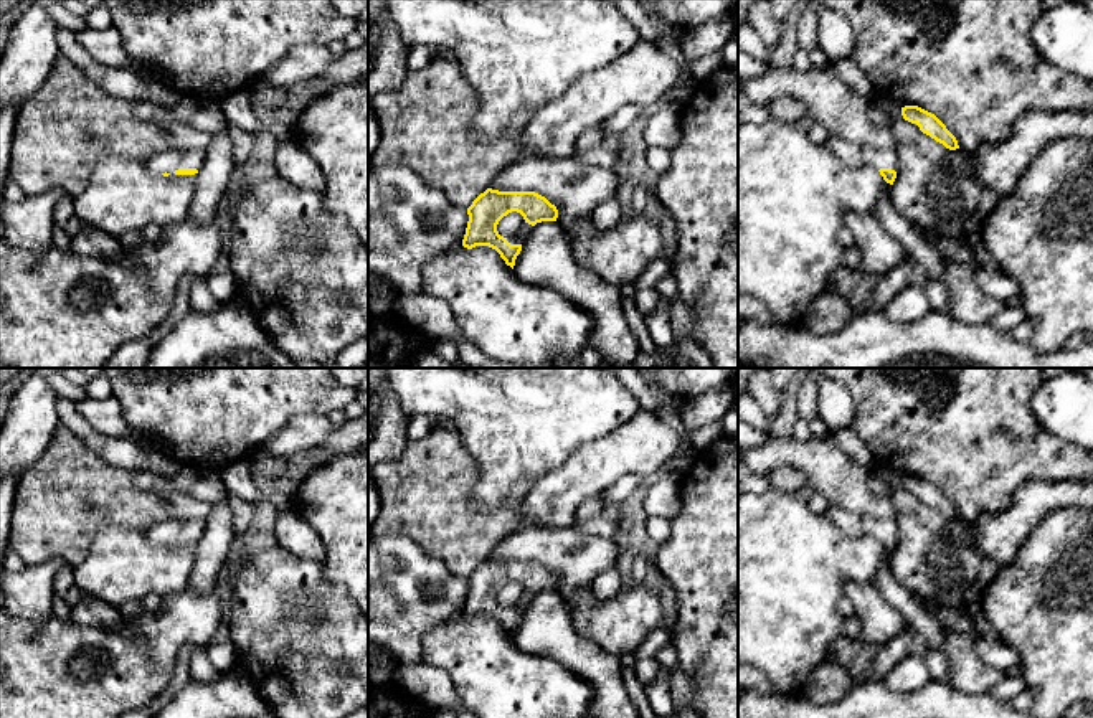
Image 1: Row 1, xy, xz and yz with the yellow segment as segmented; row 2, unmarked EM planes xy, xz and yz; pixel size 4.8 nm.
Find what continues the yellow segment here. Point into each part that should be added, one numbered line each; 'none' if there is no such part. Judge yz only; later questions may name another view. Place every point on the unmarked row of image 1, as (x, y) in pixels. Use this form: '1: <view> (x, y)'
1: yz (854, 525)

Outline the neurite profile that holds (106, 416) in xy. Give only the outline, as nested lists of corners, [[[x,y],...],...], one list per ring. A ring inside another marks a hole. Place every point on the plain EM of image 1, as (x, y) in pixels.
[[[88,396],[76,403],[76,408],[83,418],[104,436],[124,437],[132,432],[122,416],[121,403],[116,396],[106,399],[92,399]]]

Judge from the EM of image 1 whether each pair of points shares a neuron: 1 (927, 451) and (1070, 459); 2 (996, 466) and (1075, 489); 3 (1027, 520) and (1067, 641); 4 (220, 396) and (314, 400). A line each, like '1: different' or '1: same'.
1: same
2: different
3: different
4: same

